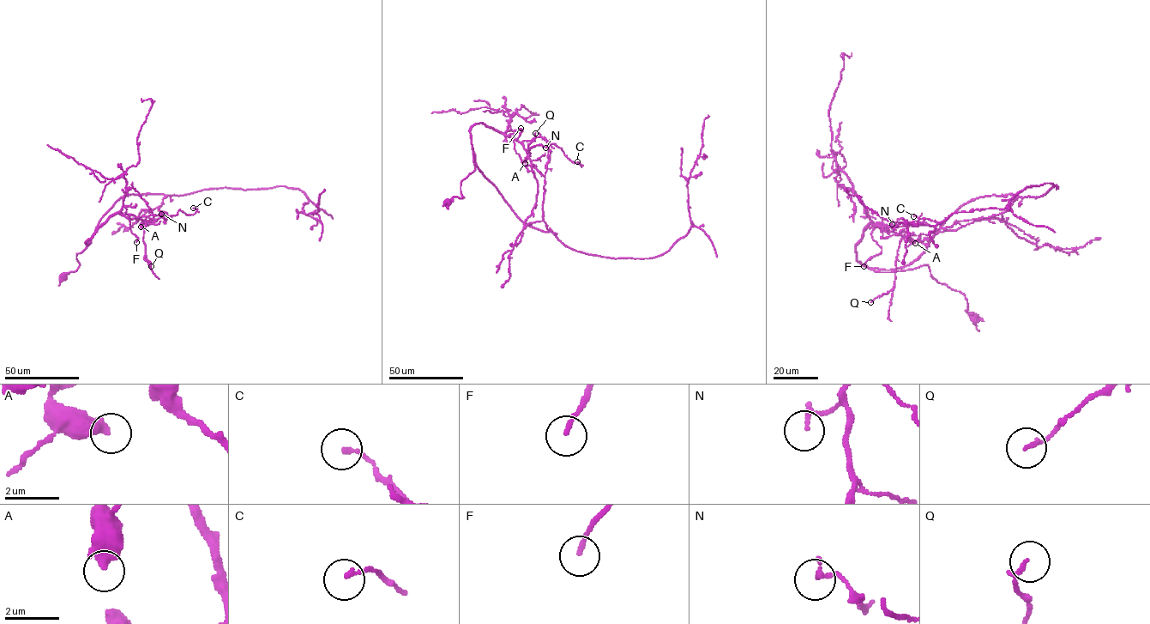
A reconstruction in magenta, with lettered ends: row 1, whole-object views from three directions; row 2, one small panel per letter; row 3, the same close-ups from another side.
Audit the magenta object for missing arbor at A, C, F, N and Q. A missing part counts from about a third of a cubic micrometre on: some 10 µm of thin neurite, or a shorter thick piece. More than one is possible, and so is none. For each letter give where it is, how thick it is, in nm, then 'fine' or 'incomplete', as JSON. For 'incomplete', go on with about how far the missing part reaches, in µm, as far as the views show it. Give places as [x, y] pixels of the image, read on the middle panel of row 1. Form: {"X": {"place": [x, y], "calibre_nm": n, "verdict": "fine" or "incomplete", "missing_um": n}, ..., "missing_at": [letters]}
{"A": {"place": [525, 163], "calibre_nm": 480, "verdict": "fine"}, "C": {"place": [577, 161], "calibre_nm": 160, "verdict": "fine"}, "F": {"place": [520, 128], "calibre_nm": 150, "verdict": "fine"}, "N": {"place": [545, 148], "calibre_nm": 120, "verdict": "fine"}, "Q": {"place": [535, 133], "calibre_nm": 140, "verdict": "fine"}, "missing_at": []}

